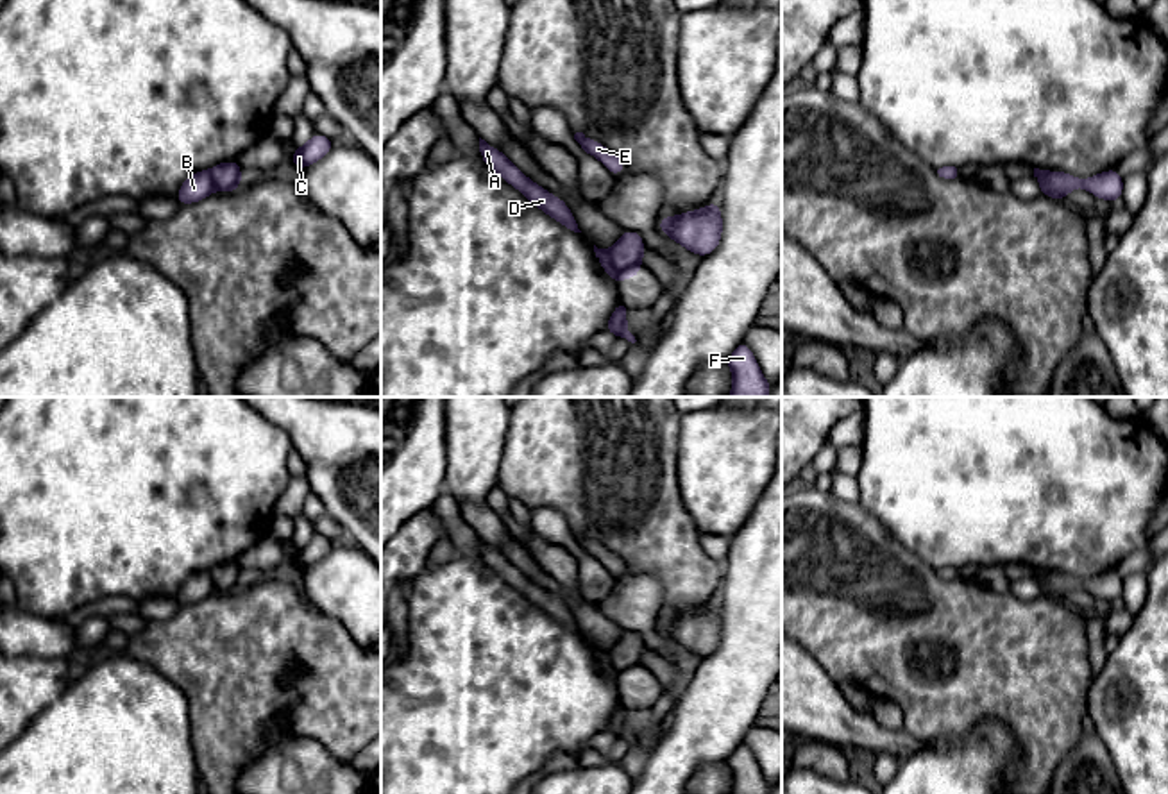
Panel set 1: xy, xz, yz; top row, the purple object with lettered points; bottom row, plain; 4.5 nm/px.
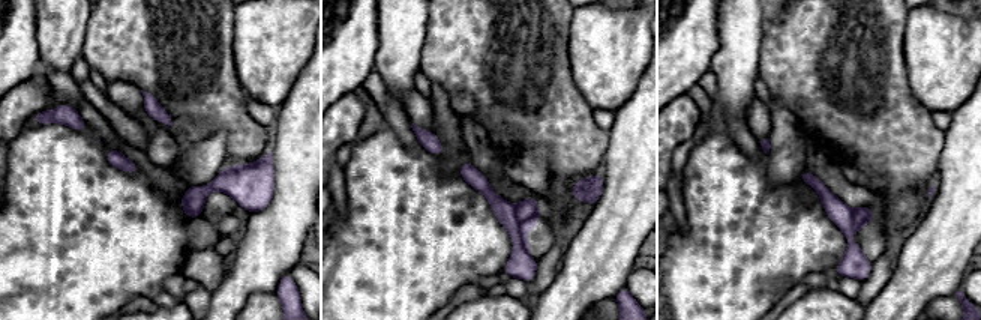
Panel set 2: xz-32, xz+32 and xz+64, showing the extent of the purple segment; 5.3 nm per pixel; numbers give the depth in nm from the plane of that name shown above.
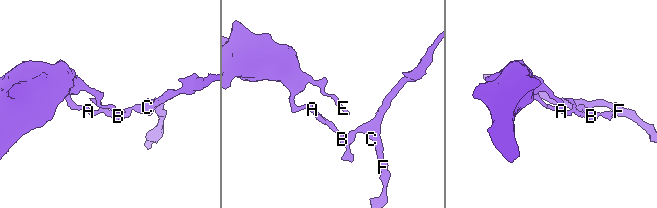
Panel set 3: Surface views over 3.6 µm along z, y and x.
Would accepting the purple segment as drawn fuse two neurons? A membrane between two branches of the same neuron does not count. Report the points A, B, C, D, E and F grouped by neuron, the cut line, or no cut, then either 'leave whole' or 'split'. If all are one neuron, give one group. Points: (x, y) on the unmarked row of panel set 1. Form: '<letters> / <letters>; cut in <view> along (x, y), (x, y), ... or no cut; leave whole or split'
A B D E / C F; cut in xz along (607, 651), (610, 666), (623, 678); split

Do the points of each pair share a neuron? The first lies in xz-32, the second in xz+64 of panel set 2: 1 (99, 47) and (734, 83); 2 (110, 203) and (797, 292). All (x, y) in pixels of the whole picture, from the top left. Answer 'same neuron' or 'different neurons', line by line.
1: different neurons
2: different neurons

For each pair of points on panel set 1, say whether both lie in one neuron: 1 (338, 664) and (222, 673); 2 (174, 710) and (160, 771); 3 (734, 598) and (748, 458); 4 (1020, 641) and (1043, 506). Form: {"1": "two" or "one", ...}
{"1": "one", "2": "one", "3": "two", "4": "two"}

